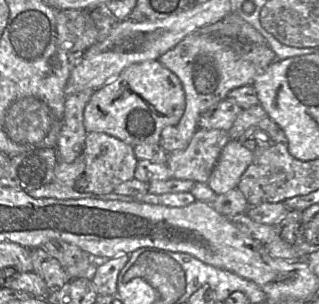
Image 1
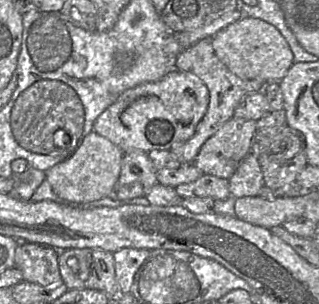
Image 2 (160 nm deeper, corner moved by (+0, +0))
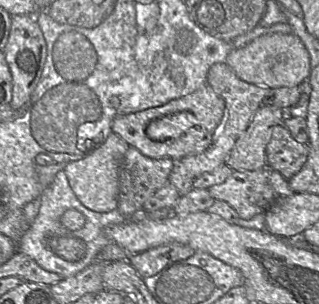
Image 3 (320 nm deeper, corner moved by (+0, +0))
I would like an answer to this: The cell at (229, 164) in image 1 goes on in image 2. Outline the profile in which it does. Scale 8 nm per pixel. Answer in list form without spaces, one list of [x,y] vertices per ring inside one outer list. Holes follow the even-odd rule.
[[[250,152],[228,179],[229,190],[234,198],[257,196],[264,188],[263,173],[258,160]]]

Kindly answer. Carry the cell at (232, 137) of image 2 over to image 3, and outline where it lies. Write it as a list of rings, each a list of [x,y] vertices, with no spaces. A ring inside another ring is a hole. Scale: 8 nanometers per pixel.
[[[262,105],[245,132],[236,141],[225,164],[234,171],[254,171],[267,167],[266,147],[274,126],[283,123],[286,110]]]

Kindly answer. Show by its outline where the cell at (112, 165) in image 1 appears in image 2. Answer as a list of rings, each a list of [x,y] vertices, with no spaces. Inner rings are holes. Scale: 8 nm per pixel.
[[[124,150],[119,178],[107,197],[114,200],[145,197],[158,184],[156,173],[147,153]]]

